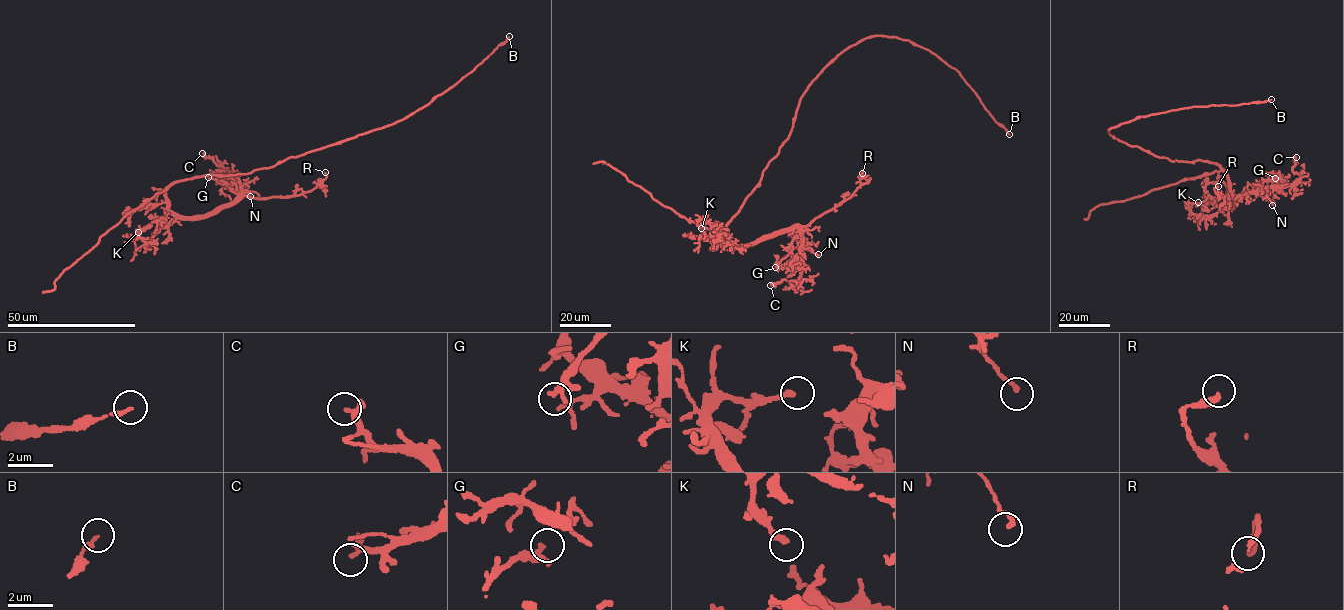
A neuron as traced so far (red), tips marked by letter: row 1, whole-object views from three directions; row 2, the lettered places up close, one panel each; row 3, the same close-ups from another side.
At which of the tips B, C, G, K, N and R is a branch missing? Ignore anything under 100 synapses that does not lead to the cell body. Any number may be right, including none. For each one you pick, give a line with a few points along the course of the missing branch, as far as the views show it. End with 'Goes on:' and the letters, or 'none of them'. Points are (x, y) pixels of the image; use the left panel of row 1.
Goes on: none of them

